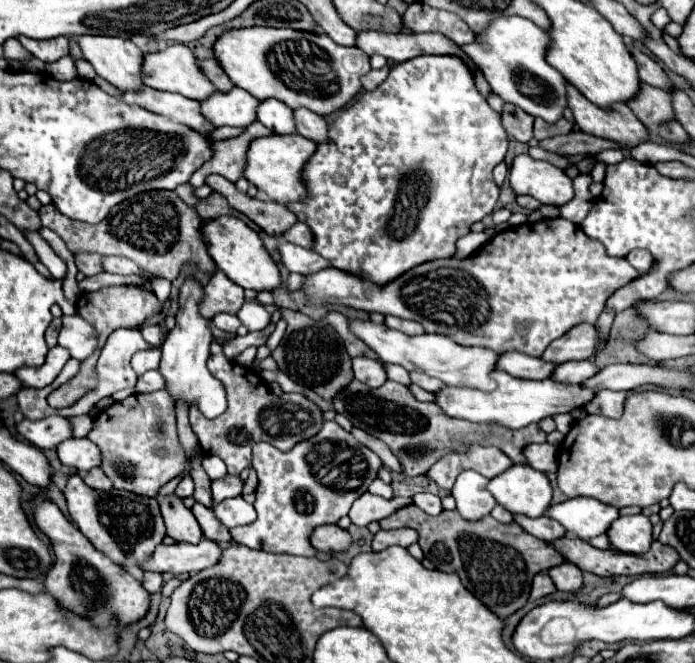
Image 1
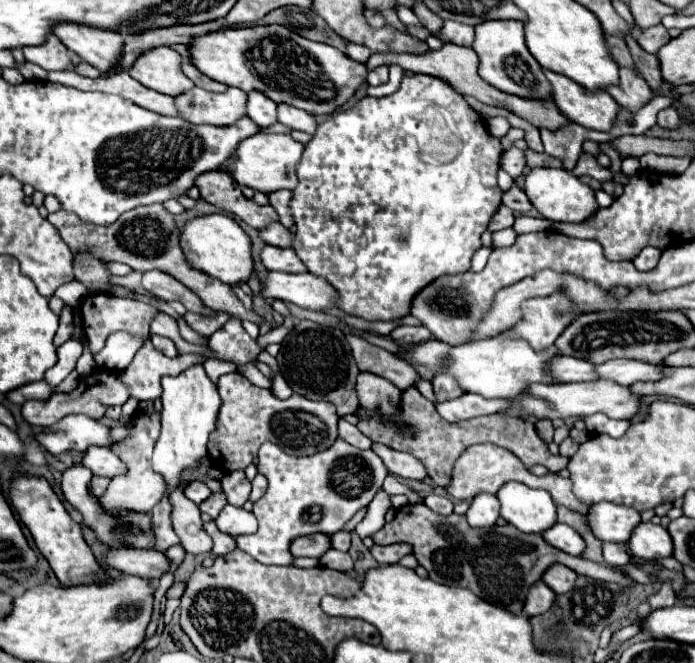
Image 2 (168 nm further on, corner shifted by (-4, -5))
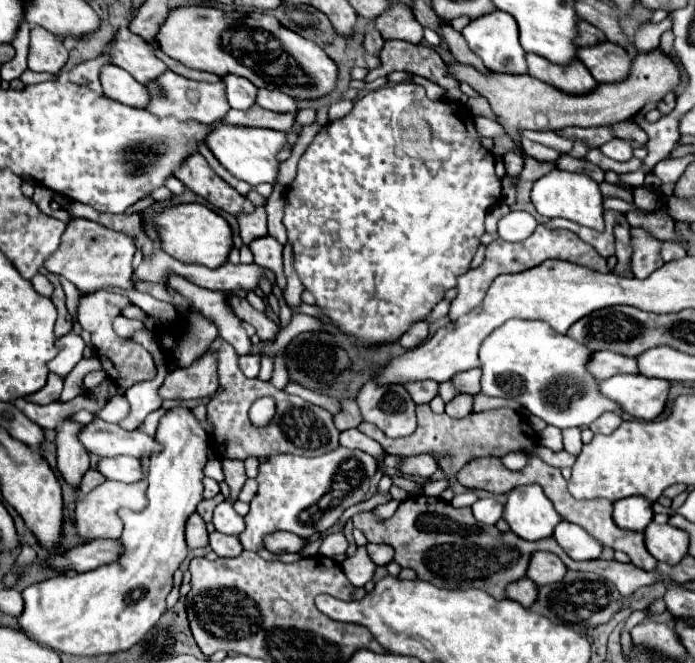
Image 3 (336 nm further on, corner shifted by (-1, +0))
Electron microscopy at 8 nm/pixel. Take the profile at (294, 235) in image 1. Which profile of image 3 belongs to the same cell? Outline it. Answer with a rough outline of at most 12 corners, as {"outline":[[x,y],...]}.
{"outline":[[265,207],[237,215],[245,245],[267,235]]}

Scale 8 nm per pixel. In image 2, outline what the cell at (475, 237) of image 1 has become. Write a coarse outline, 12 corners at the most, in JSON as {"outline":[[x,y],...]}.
{"outline":[[512,228],[492,234],[492,248],[514,244]]}

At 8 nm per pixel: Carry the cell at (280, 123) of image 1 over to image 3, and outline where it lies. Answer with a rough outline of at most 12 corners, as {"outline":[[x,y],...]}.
{"outline":[[233,75],[225,83],[231,109],[249,109],[257,87],[245,77]]}

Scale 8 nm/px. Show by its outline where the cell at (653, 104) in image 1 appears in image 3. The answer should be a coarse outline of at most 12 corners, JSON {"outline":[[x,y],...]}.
{"outline":[[611,41],[579,47],[577,57],[599,83],[623,81],[629,53]]}

